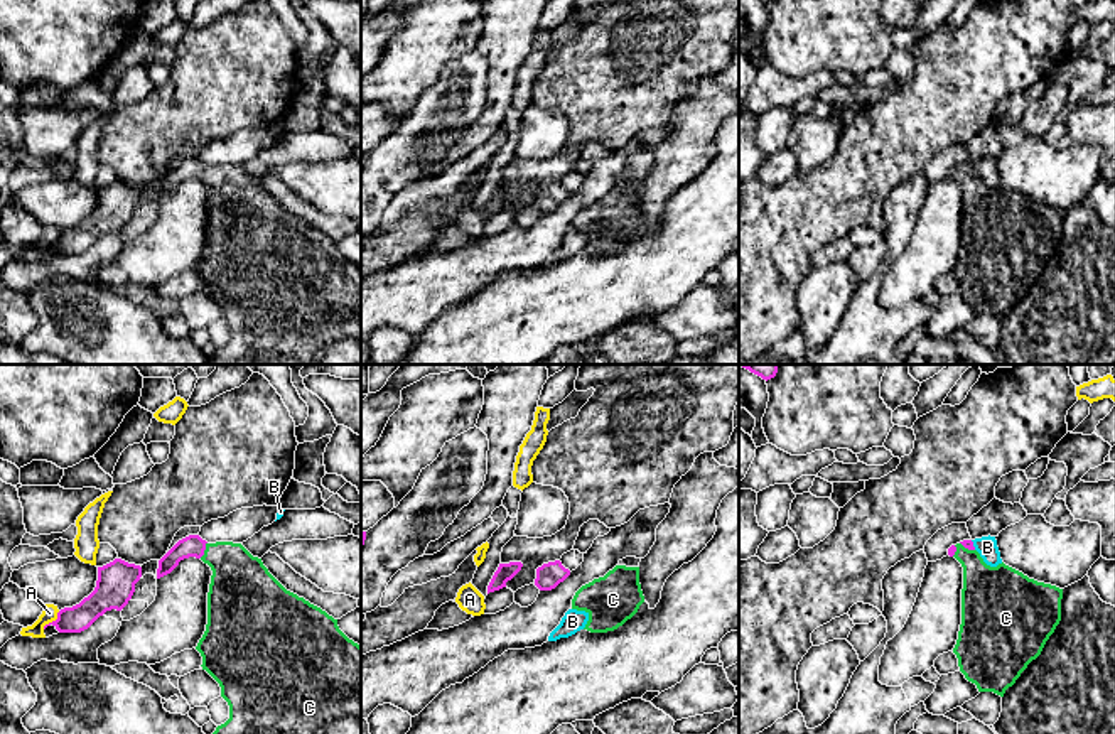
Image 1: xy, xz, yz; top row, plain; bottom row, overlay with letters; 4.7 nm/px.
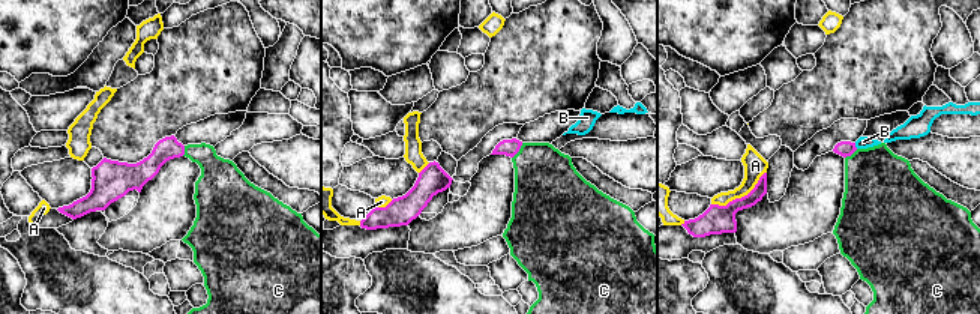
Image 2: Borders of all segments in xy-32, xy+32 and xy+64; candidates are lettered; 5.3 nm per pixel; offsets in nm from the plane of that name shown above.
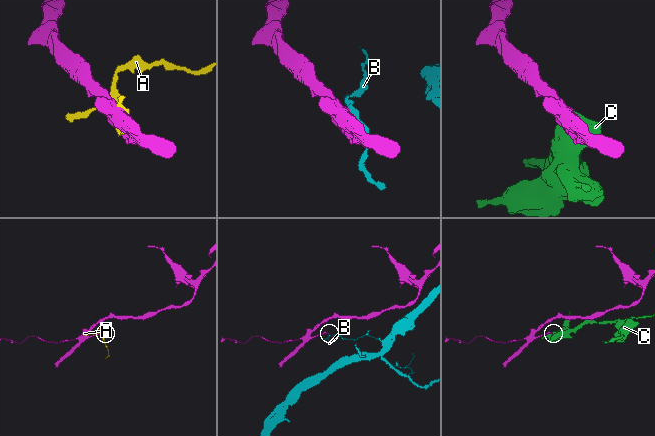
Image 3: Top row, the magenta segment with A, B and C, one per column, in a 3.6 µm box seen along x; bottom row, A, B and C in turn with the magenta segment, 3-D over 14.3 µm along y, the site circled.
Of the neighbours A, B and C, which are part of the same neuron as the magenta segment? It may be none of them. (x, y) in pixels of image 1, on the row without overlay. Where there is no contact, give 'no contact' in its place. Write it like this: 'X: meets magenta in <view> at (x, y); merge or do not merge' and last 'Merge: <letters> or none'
A: meets magenta in xy at (53, 243); do not merge
B: meets magenta in yz at (972, 167); do not merge
C: meets magenta in xy at (204, 171); merge
Merge: C

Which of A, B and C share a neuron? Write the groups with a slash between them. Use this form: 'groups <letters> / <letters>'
groups A / B / C

